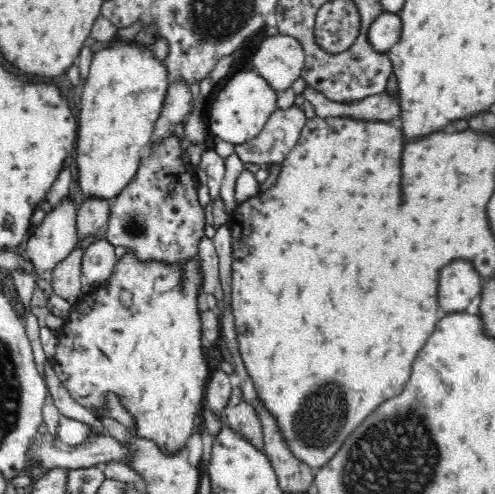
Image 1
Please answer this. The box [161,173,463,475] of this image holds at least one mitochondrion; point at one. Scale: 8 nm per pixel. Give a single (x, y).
(323, 410)

